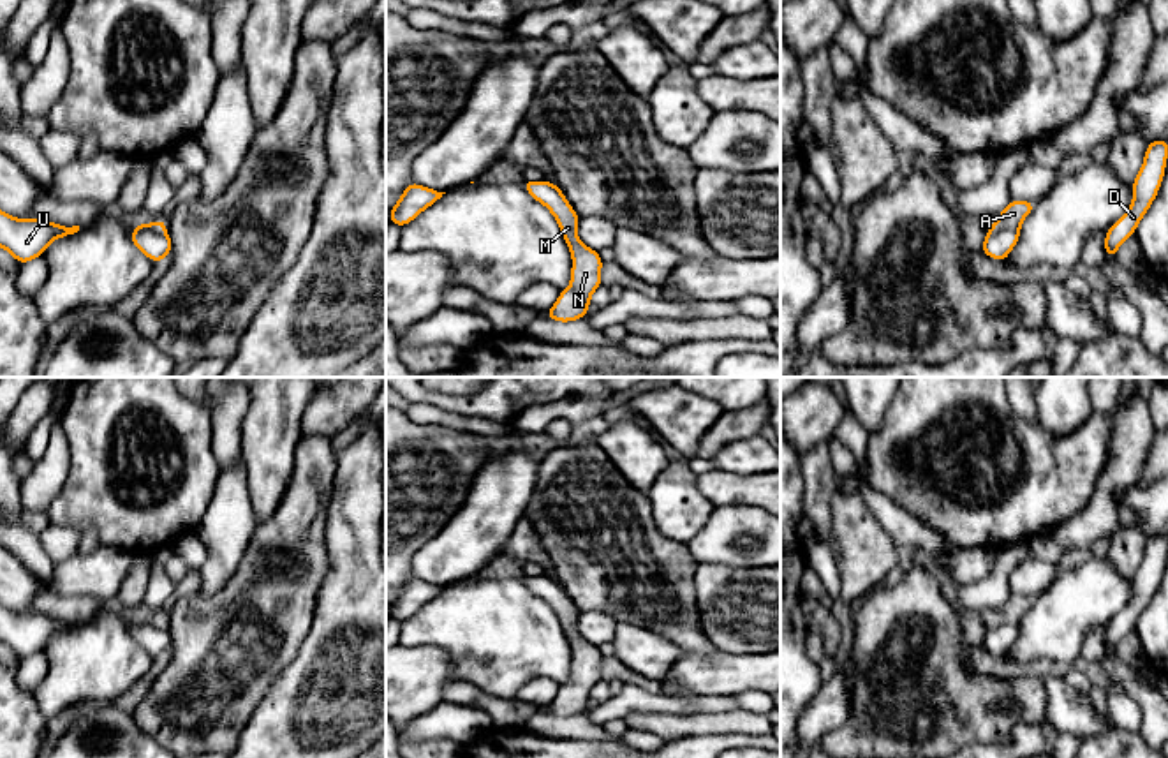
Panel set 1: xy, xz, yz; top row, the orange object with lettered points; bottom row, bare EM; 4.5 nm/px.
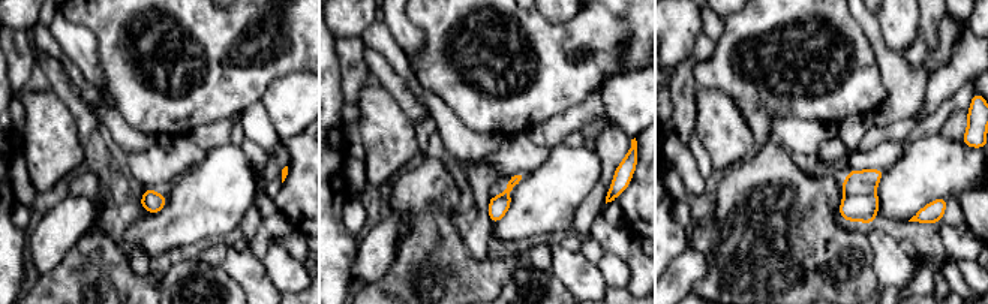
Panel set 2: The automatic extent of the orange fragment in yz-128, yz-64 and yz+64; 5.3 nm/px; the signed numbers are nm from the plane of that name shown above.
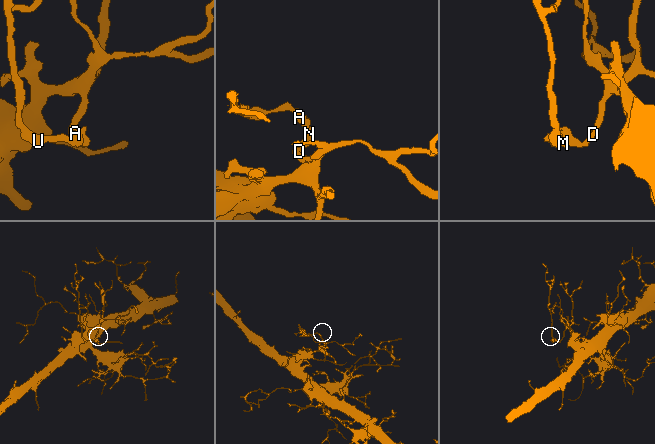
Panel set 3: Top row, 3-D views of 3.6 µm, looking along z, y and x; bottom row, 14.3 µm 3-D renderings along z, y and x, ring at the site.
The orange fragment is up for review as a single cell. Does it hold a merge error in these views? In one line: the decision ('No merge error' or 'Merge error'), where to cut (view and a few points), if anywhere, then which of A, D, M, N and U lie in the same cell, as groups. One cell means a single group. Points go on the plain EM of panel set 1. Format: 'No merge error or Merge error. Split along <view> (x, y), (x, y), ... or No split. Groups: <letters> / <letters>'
No merge error. No split. Groups: A D M N U

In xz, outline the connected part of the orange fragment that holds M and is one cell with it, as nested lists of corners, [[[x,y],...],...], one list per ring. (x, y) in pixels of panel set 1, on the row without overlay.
[[[523,575],[523,582],[551,606],[573,650],[571,679],[560,686],[557,698],[544,710],[560,717],[581,714],[587,710],[592,687],[601,682],[602,654],[580,636],[576,626],[580,612],[555,578]]]

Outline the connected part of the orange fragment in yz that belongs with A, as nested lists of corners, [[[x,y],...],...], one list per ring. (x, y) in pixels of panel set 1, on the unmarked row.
[[[1009,596],[988,622],[981,647],[1004,656],[1020,633],[1022,615],[1034,605],[1034,596]]]

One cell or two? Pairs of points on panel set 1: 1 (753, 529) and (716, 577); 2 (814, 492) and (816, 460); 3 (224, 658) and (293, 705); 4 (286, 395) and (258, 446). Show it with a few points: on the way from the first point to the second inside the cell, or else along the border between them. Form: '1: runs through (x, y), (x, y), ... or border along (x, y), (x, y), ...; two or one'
1: border along (698, 563), (761, 566); two
2: runs through (816, 485), (816, 468); one
3: border along (295, 658), (275, 679), (245, 725); two
4: runs through (275, 408), (268, 434); one

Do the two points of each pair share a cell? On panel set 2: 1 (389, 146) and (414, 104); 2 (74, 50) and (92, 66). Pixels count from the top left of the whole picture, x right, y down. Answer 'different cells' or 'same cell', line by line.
1: different cells
2: same cell

